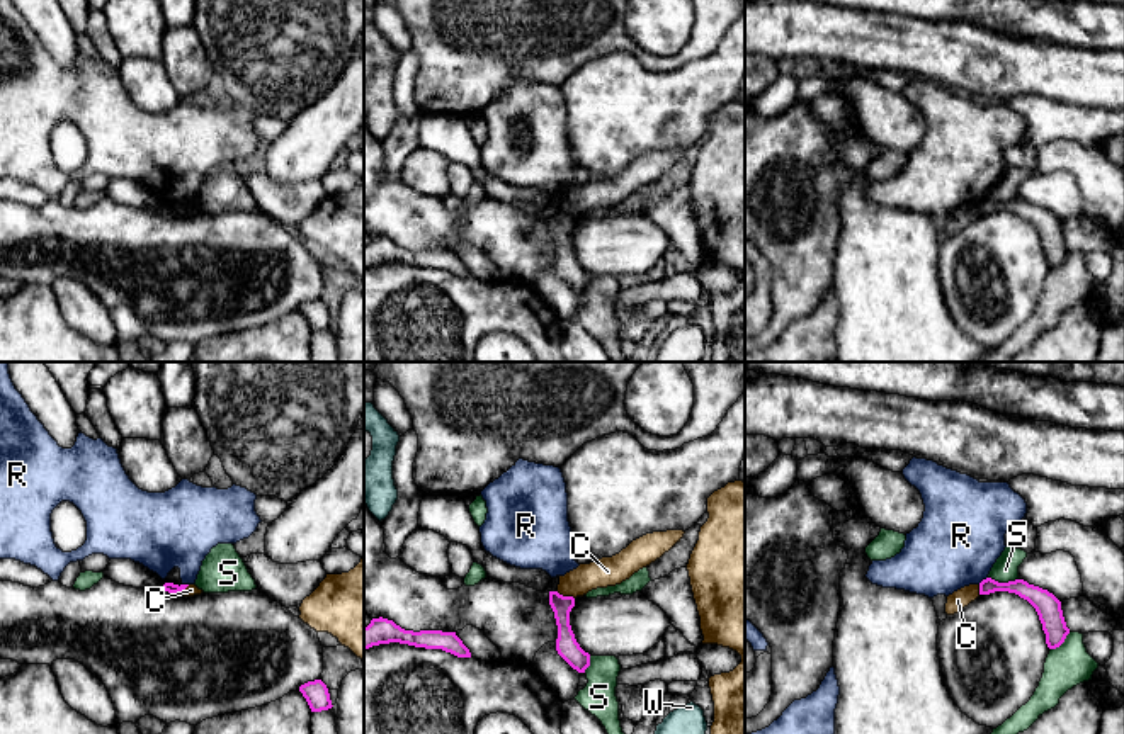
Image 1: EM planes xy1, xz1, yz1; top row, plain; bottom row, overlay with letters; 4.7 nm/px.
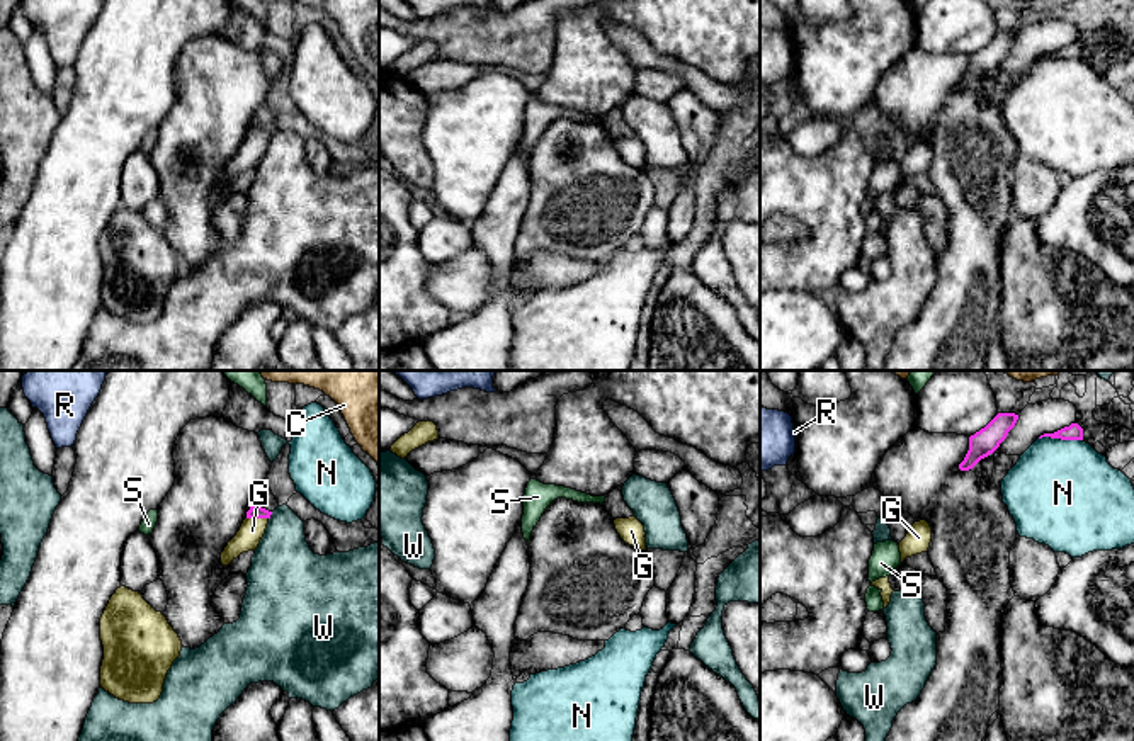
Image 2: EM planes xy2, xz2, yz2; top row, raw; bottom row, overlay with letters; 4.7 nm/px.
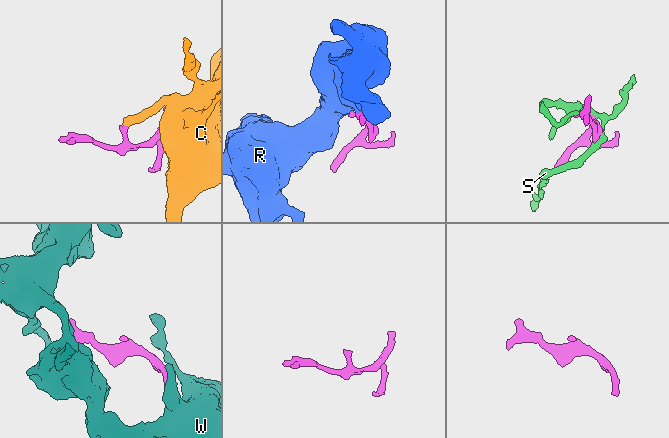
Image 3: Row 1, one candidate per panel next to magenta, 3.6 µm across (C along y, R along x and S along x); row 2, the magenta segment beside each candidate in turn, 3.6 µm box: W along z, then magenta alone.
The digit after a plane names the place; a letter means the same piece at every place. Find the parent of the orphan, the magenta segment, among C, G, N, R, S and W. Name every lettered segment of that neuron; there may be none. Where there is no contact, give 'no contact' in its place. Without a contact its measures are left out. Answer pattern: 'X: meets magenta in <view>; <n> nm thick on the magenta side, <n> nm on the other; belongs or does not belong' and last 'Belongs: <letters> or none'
C: meets magenta in xz1; 110 nm thick on the magenta side, 140 nm on the other; does not belong
G: meets magenta in xy2; 70 nm thick on the magenta side, 120 nm on the other; belongs
N: meets magenta in yz2; 80 nm thick on the magenta side, 500 nm on the other; does not belong
R: meets magenta in yz1; 80 nm thick on the magenta side, 400 nm on the other; does not belong
S: meets magenta in yz1; 120 nm thick on the magenta side, 120 nm on the other; does not belong
W: meets magenta in xy2; 70 nm thick on the magenta side, 300 nm on the other; does not belong
Belongs: G

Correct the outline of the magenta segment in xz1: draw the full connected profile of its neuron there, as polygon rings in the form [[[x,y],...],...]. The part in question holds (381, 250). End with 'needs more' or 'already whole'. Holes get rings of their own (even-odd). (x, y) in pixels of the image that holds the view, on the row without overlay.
[[[372,238],[367,246],[364,246],[364,268],[379,263],[400,262],[425,268],[442,268],[457,277],[471,277],[469,268],[456,255],[456,251],[442,250],[405,250],[388,238]]]; already whole

